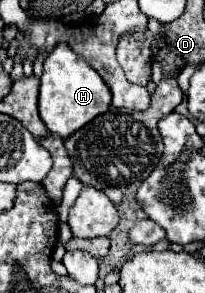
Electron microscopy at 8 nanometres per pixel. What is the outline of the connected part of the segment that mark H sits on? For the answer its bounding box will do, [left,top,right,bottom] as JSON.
[40,43,112,137]

